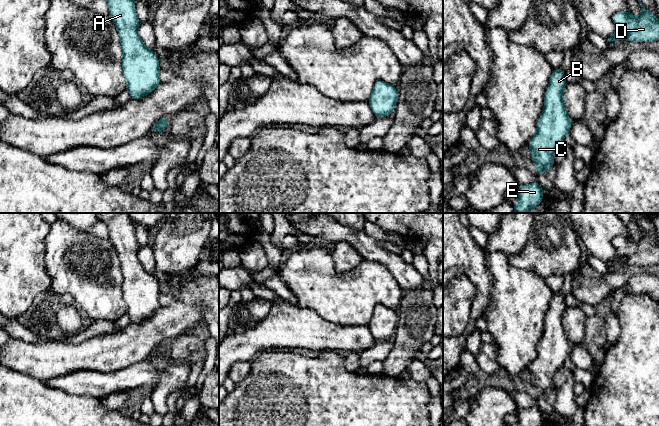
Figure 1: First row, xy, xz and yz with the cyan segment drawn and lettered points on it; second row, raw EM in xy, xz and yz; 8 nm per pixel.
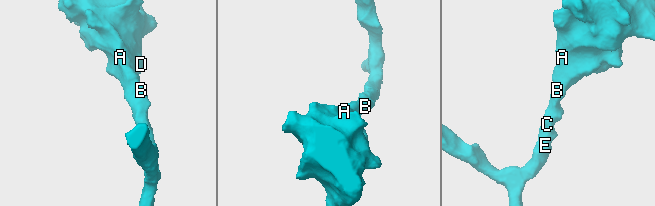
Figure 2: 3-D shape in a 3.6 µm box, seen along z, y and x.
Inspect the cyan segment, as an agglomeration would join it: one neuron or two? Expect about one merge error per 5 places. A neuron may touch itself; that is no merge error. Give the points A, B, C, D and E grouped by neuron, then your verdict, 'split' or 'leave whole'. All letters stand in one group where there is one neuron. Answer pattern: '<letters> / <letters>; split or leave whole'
A B C D E; leave whole

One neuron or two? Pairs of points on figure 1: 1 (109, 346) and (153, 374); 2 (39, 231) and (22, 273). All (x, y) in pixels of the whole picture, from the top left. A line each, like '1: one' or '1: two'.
1: two
2: one

